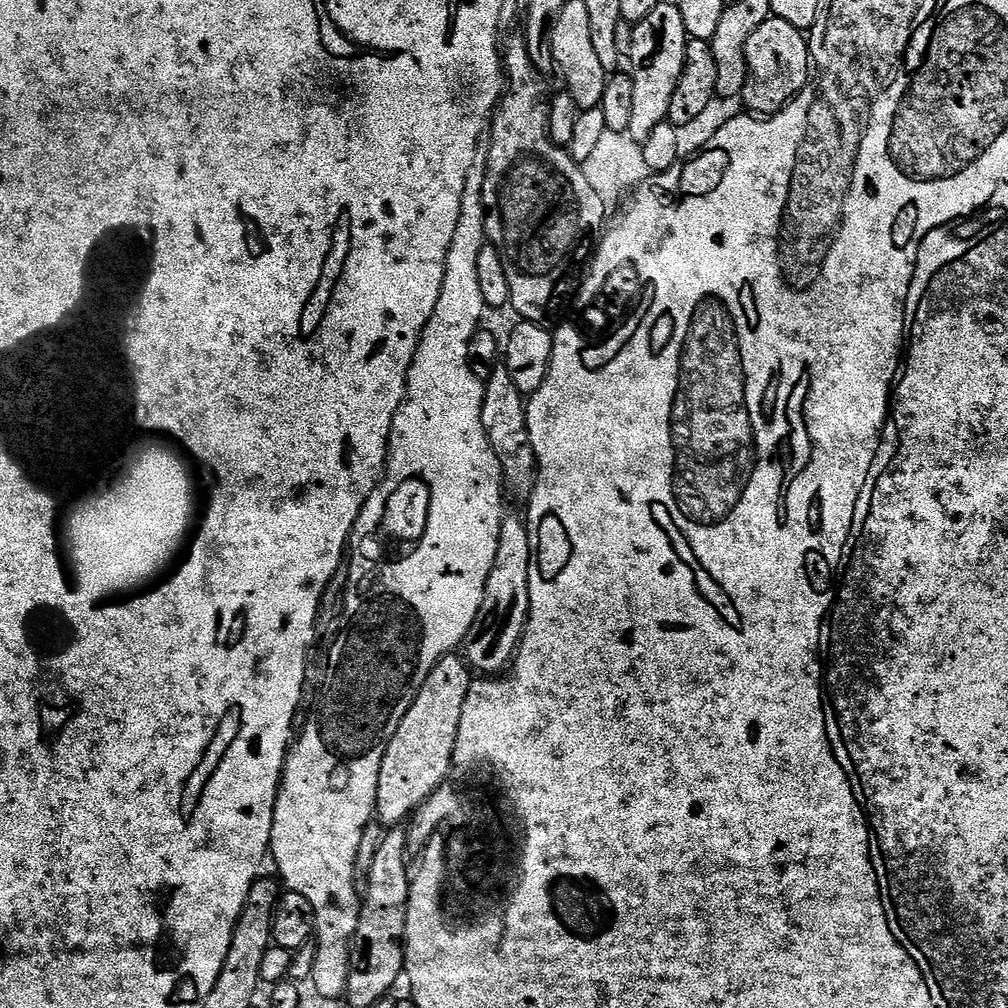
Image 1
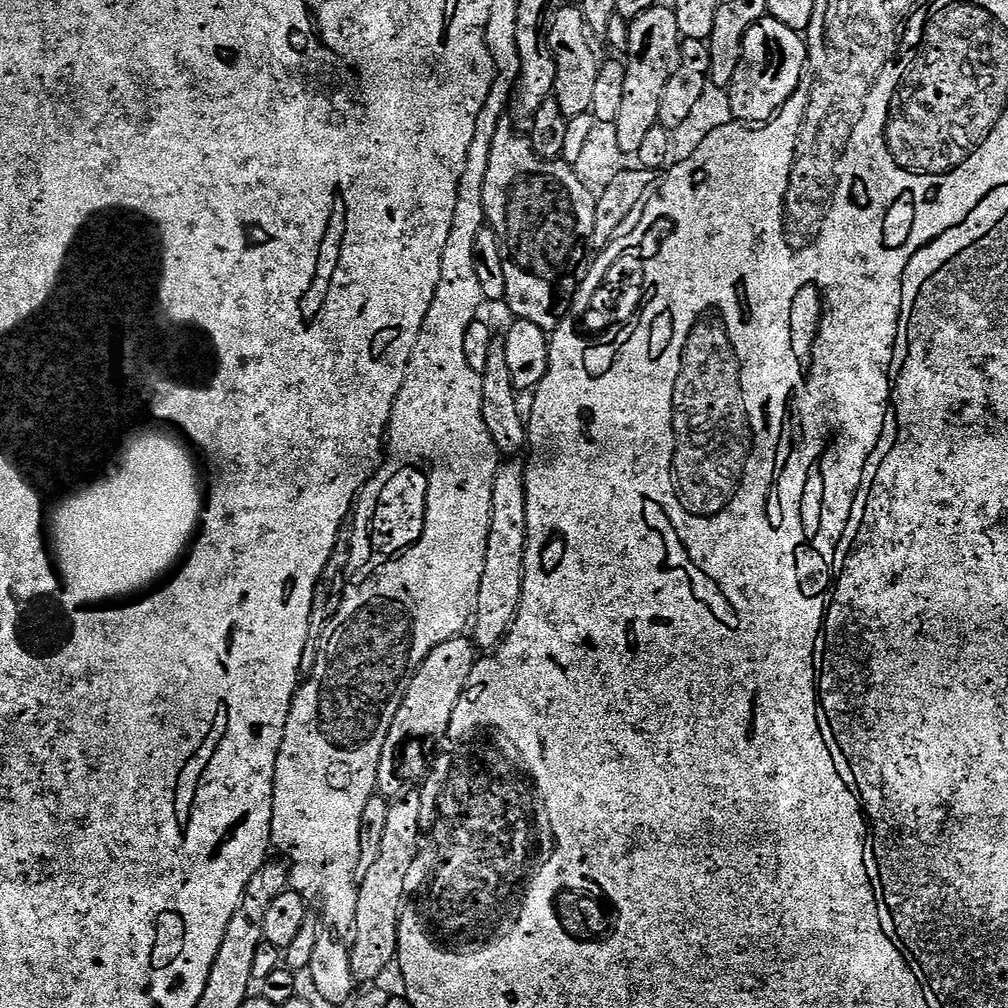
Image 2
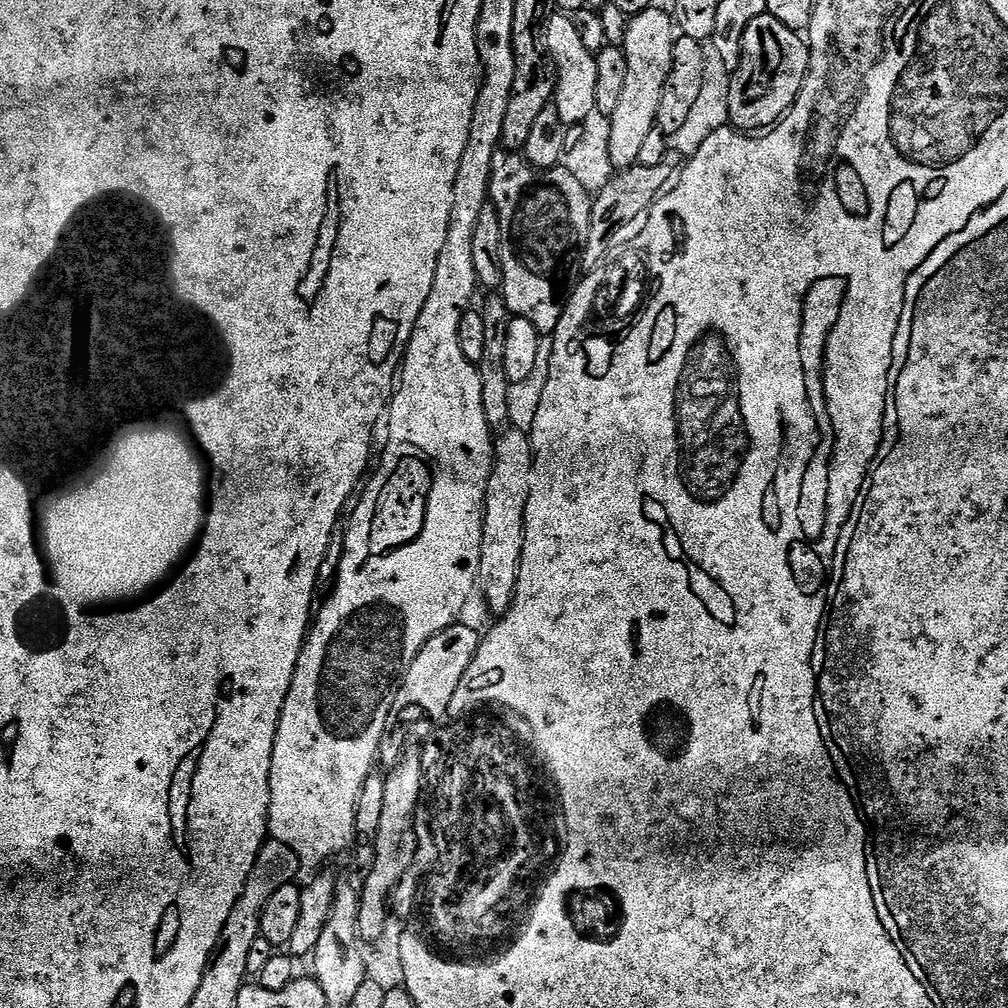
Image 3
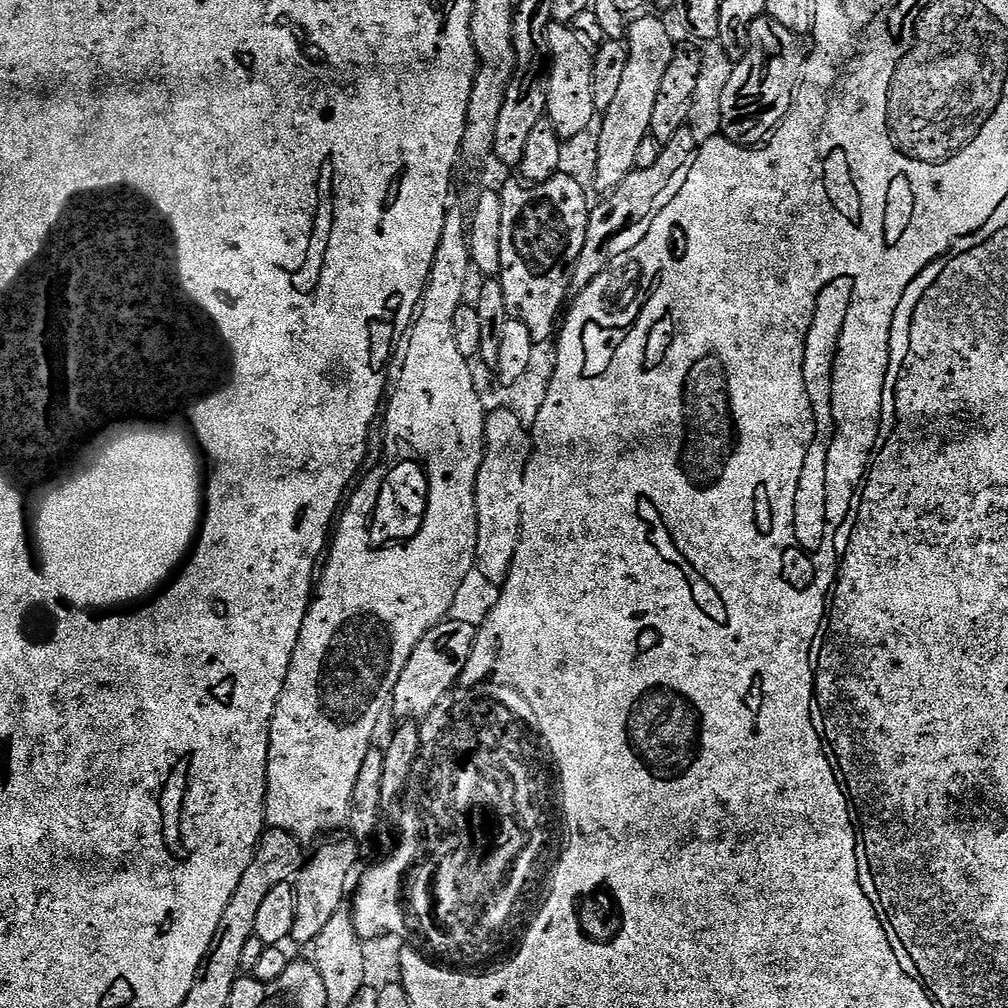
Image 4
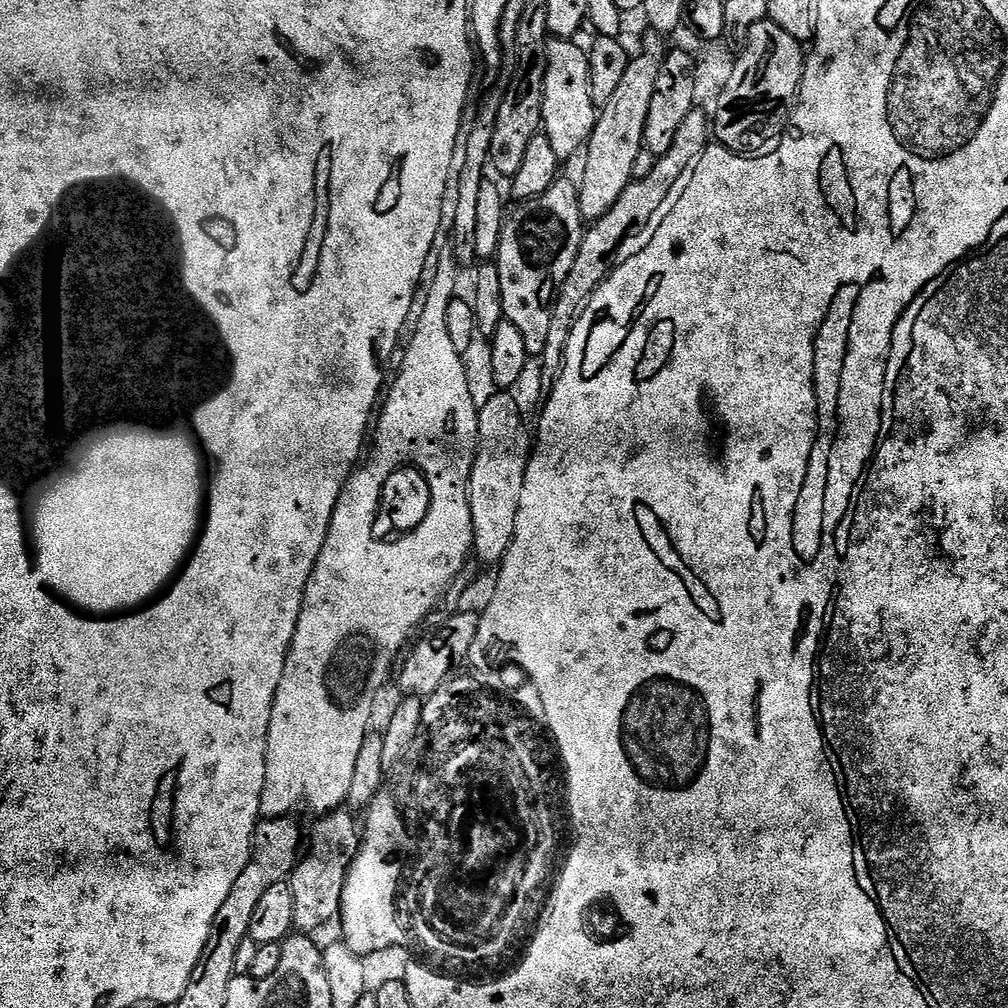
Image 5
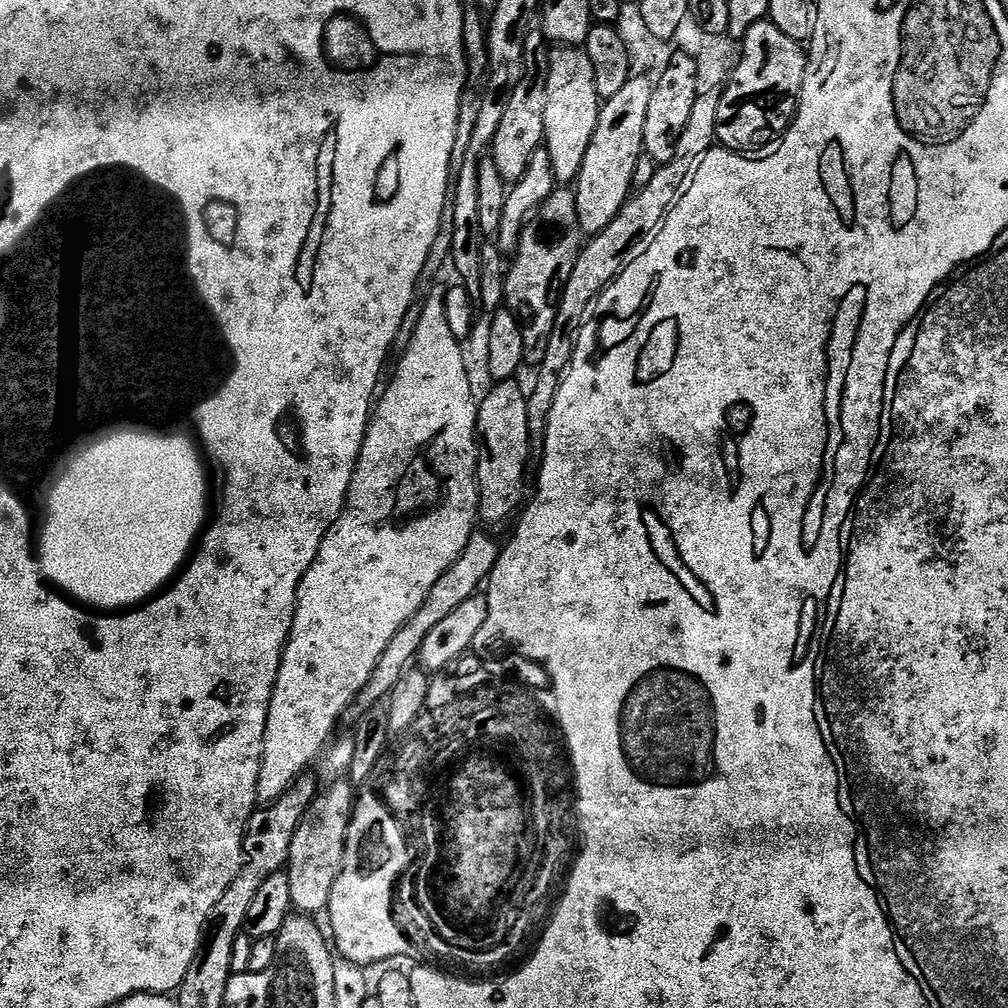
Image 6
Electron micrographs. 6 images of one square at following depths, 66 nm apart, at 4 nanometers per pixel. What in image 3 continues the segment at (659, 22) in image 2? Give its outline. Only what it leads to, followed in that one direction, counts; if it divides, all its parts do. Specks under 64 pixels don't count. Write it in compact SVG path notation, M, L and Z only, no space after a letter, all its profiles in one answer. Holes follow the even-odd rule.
M659 6L639 12L628 21L626 38L622 45L626 54L626 86L618 98L618 110L610 117L610 158L613 169L627 170L636 164L644 139L656 128L658 102L662 102L662 90L672 69L672 53L676 51L677 33L674 20Z

